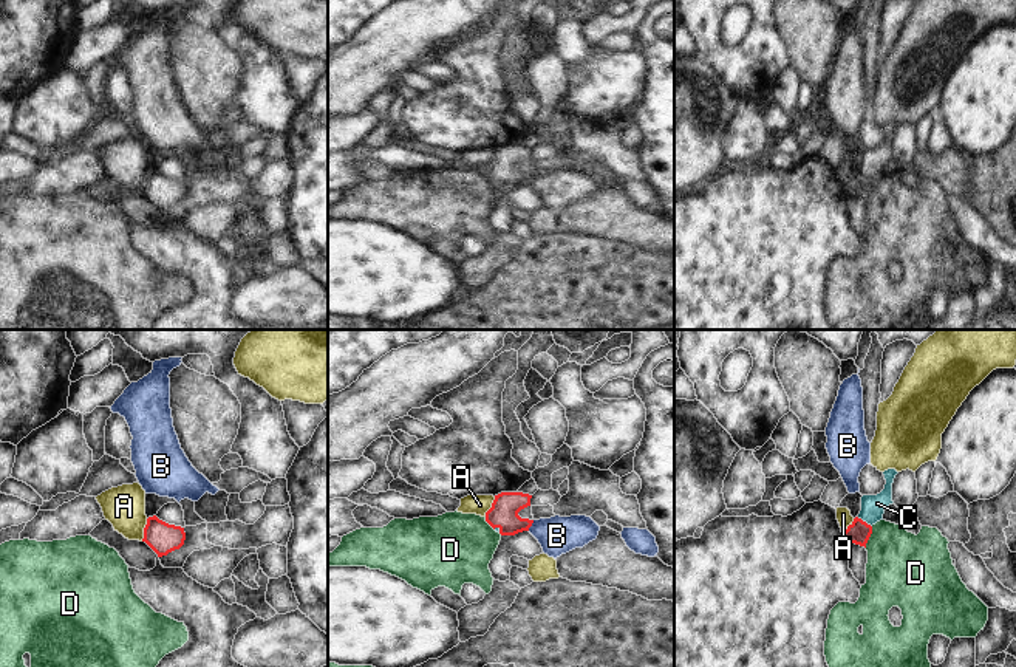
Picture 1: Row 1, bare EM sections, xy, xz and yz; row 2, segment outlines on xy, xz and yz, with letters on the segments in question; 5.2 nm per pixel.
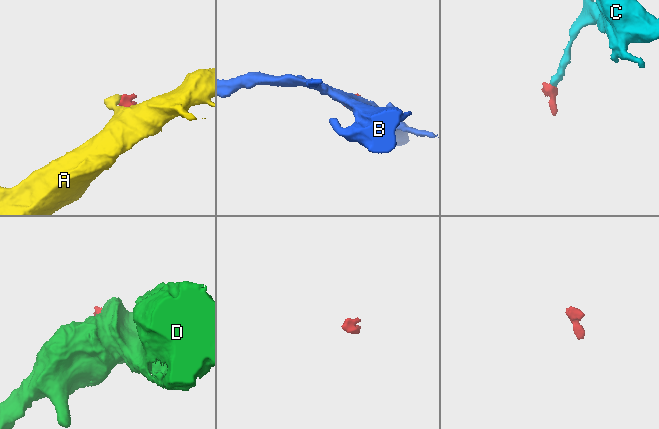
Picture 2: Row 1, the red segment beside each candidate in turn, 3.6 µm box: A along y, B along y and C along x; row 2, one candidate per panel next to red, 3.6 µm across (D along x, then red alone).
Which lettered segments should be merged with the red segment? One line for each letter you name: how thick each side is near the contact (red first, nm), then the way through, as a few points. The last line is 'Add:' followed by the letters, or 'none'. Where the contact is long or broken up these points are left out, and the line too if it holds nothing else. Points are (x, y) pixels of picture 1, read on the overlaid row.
C: 120/130 nm | across yz (859, 533), (865, 522), (872, 506)
Add: C

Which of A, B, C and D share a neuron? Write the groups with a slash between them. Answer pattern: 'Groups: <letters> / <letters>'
Groups: A / B / C / D

